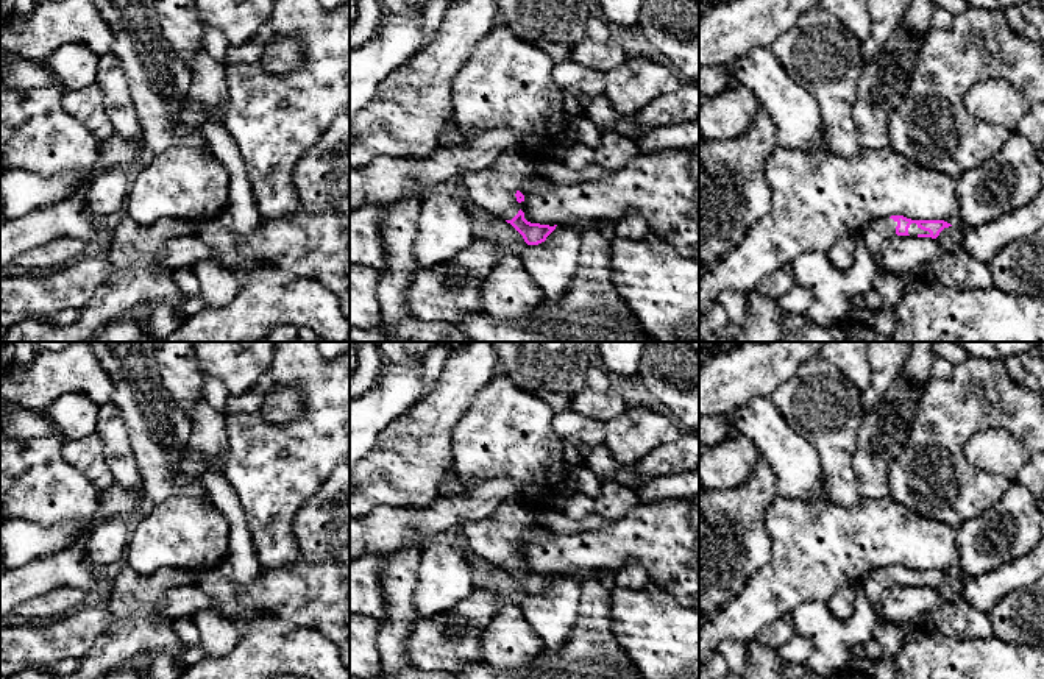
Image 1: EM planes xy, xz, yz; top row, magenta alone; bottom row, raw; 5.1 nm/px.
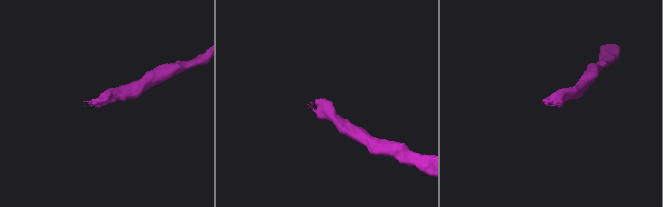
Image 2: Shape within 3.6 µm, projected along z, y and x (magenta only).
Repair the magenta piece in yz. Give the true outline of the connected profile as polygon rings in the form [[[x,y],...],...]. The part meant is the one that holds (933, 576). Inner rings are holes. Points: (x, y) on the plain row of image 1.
[[[891,565],[865,574],[855,585],[857,592],[865,593],[877,613],[880,603],[890,585],[918,585],[936,588],[944,578],[952,576],[944,570],[911,570],[904,565]]]

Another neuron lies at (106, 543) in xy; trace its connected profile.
[[[119,517],[106,518],[87,532],[83,557],[91,567],[123,563],[130,537],[131,526],[128,520]]]

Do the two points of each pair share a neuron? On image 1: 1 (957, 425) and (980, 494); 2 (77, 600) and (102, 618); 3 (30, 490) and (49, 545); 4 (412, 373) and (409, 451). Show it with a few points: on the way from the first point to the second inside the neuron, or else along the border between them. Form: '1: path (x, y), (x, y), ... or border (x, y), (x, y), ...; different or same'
1: path (955, 442), (955, 461), (963, 476); same
2: border (83, 603), (49, 622); different
3: border (16, 517), (39, 525), (78, 523); different
4: border (423, 397), (409, 409); different

